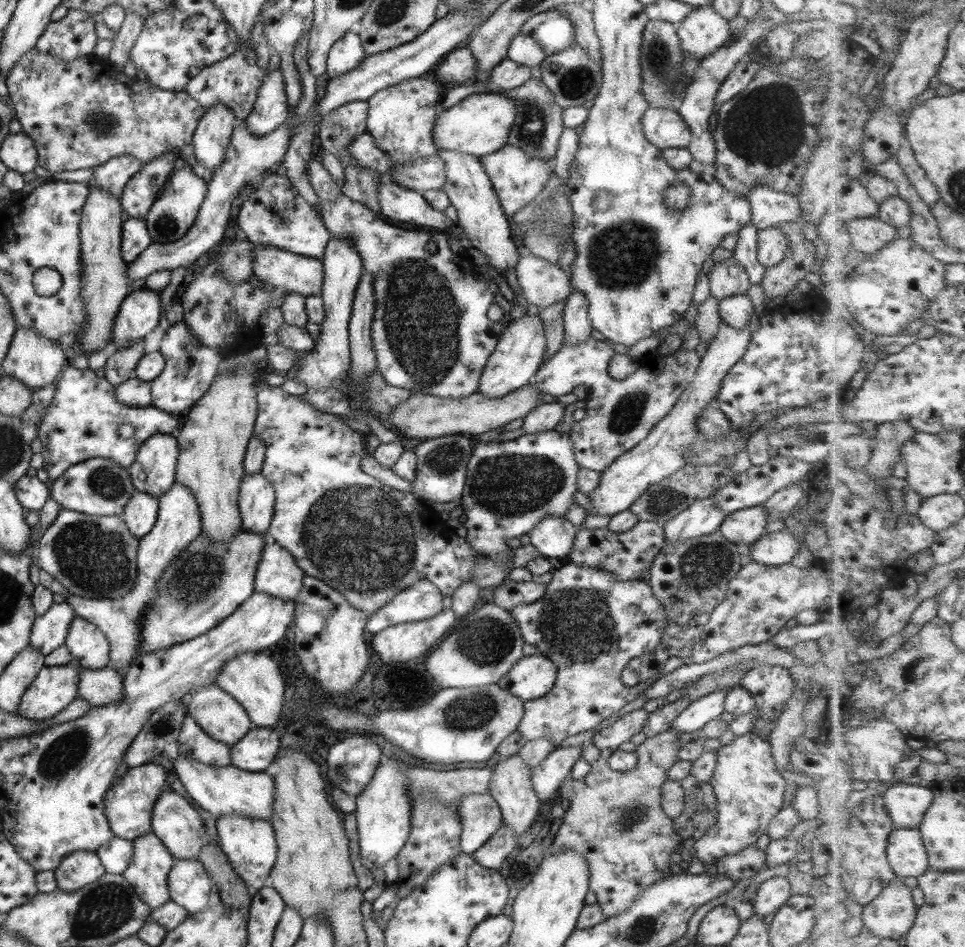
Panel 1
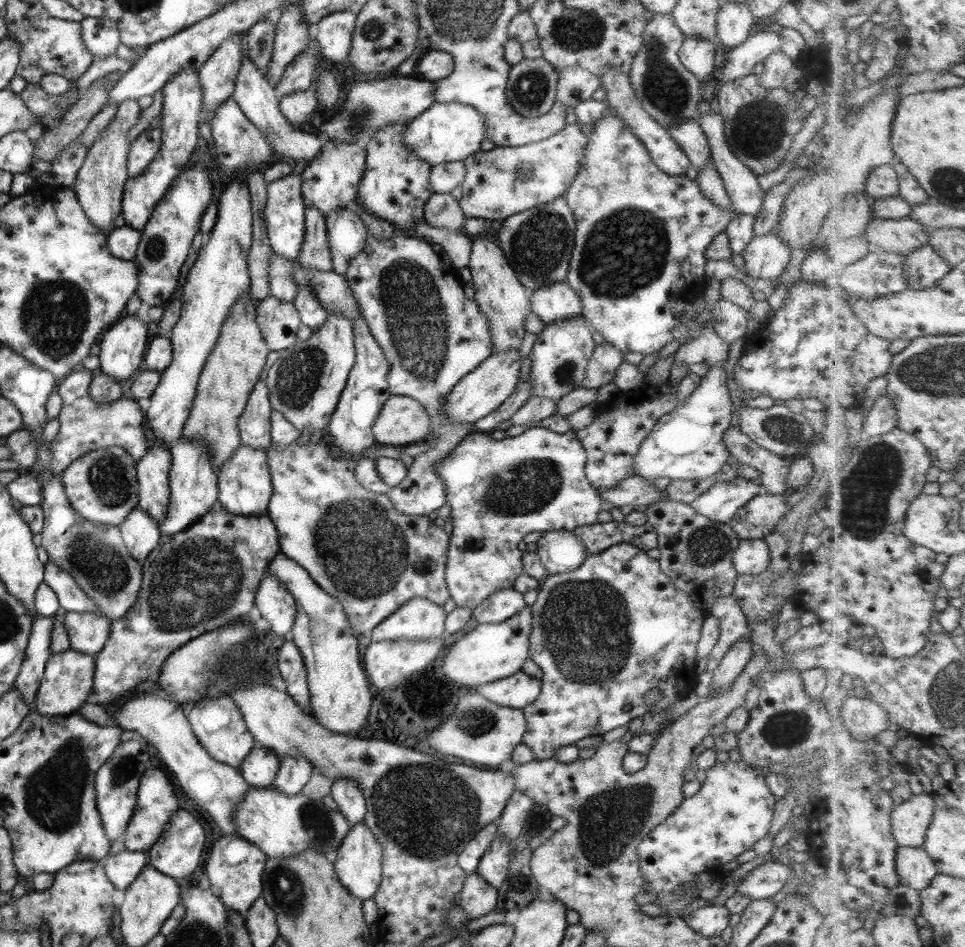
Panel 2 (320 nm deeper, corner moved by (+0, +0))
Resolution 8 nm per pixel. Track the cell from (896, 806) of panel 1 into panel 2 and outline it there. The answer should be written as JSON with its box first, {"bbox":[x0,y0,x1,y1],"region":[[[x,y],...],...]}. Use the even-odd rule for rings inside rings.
{"bbox":[892,792,936,847],"region":[[[932,792],[912,795],[911,799],[894,807],[892,826],[900,846],[924,847],[925,836],[932,826],[936,806]]]}

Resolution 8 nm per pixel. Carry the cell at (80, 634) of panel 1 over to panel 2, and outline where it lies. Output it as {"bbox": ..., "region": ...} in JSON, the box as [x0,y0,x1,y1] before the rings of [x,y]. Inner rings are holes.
{"bbox":[63,612,110,655],"region":[[[66,612],[63,624],[68,634],[70,649],[96,655],[108,640],[110,623],[102,614]]]}

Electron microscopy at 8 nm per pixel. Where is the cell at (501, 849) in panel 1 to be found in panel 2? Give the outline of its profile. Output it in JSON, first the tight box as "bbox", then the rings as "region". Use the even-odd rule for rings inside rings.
{"bbox":[457,873,498,921],"region":[[[477,873],[467,874],[457,903],[465,911],[469,921],[485,916],[495,910],[498,891],[493,890]]]}

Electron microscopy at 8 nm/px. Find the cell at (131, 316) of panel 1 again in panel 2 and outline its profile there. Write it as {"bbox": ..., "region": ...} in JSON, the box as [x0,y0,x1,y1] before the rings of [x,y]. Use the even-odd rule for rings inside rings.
{"bbox":[97,315,148,382],"region":[[[124,315],[119,323],[113,324],[97,340],[100,352],[98,355],[98,368],[101,374],[106,374],[115,382],[127,380],[143,360],[148,345],[147,326],[143,325],[136,316]]]}

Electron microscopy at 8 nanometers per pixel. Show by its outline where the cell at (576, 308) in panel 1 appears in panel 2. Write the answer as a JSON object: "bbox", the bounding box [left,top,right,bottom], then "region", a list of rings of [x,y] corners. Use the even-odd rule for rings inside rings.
{"bbox":[529,317,596,403],"region":[[[582,317],[556,321],[544,325],[531,346],[529,353],[530,395],[549,398],[554,403],[562,396],[580,387],[585,370],[596,344],[591,339],[592,331]]]}

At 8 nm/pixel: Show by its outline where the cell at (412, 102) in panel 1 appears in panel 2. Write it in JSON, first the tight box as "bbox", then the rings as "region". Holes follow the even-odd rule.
{"bbox":[355,120,434,235],"region":[[[405,120],[384,126],[373,135],[373,138],[370,138],[370,141],[366,144],[365,168],[357,185],[355,198],[365,212],[381,220],[386,220],[394,226],[397,233],[404,233],[405,235],[411,235],[416,222],[424,220],[423,205],[434,193],[428,181],[431,166],[419,160],[400,141],[405,125],[409,121]]]}

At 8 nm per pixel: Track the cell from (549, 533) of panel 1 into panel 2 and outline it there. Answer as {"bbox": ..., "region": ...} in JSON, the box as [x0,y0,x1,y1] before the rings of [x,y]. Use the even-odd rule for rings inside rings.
{"bbox":[535,532,587,576],"region":[[[544,532],[535,545],[547,576],[575,570],[587,555],[585,546],[572,532]]]}

